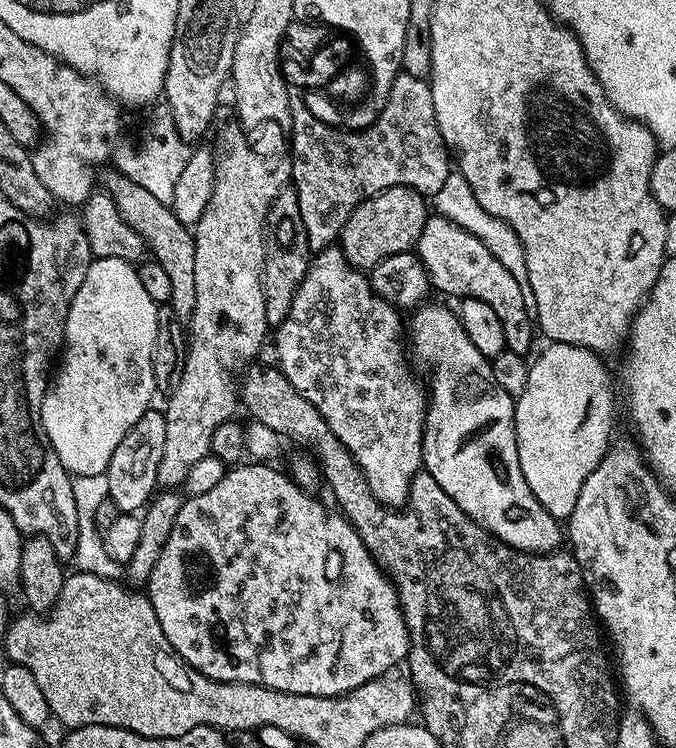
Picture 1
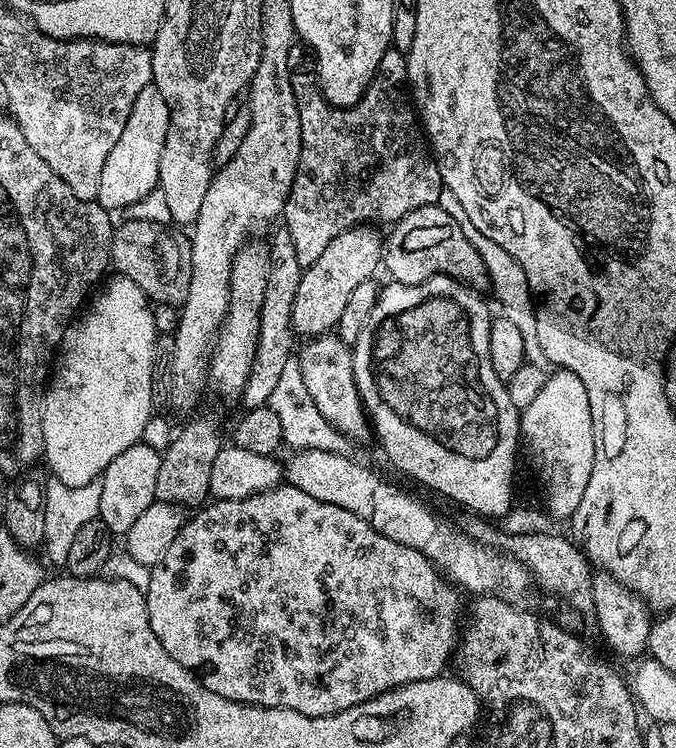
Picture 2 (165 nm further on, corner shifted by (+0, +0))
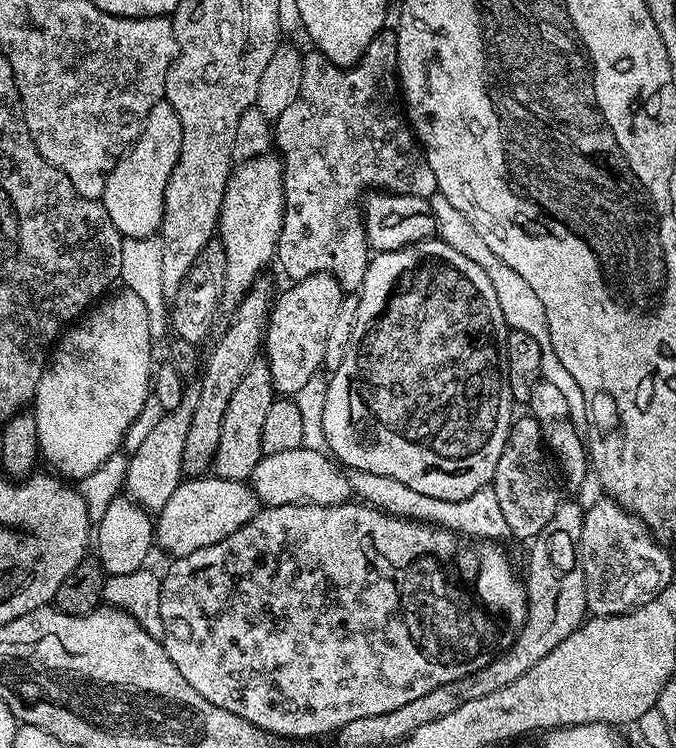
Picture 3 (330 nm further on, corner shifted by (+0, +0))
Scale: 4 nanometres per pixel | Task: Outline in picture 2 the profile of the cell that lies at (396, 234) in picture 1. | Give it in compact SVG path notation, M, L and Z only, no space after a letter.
M371 223L358 224L355 228L347 228L338 238L322 250L318 262L314 262L300 273L298 294L294 294L294 314L292 315L292 331L297 337L315 338L331 333L336 323L342 318L342 310L350 294L361 282L373 279L382 264L384 240L379 227Z

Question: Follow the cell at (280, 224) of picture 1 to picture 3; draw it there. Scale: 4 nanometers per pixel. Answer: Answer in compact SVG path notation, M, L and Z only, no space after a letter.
M258 358L246 370L246 378L242 378L242 386L234 390L230 397L230 406L226 406L226 414L222 418L222 434L218 434L218 450L210 461L211 471L223 480L247 481L252 475L254 466L258 466L262 455L262 422L266 422L266 410L274 401L272 375L268 369L268 361Z

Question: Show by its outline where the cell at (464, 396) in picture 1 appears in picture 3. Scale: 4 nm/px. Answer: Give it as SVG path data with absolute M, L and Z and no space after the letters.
M439 238L420 240L417 244L399 248L396 252L377 252L369 259L364 281L360 283L358 289L360 301L348 349L378 348L380 374L388 374L388 370L398 370L398 380L396 380L392 400L388 400L388 410L392 410L392 412L388 412L388 446L380 446L378 434L370 434L370 436L376 436L372 442L354 440L354 424L358 424L358 422L354 422L356 420L354 416L360 416L362 412L354 412L358 406L356 396L354 396L354 388L346 380L346 376L342 376L346 370L354 370L354 368L348 368L347 358L342 358L342 366L338 366L338 370L331 373L328 380L326 406L322 410L322 430L328 443L327 451L345 469L354 472L382 474L386 478L398 478L398 482L410 486L410 490L418 490L418 494L430 494L430 498L446 498L447 500L470 498L470 494L474 494L474 490L482 490L482 486L492 483L494 470L498 466L498 458L502 458L502 446L506 446L508 427L512 425L514 419L514 411L512 412L514 401L512 387L502 379L502 360L498 355L498 344L496 348L495 342L492 341L492 316L488 313L488 304L484 301L483 294L480 293L480 283L483 280L485 283L486 274L482 270L482 266L470 262L470 258L466 258L466 254L462 254L452 244L447 244L446 241Z

